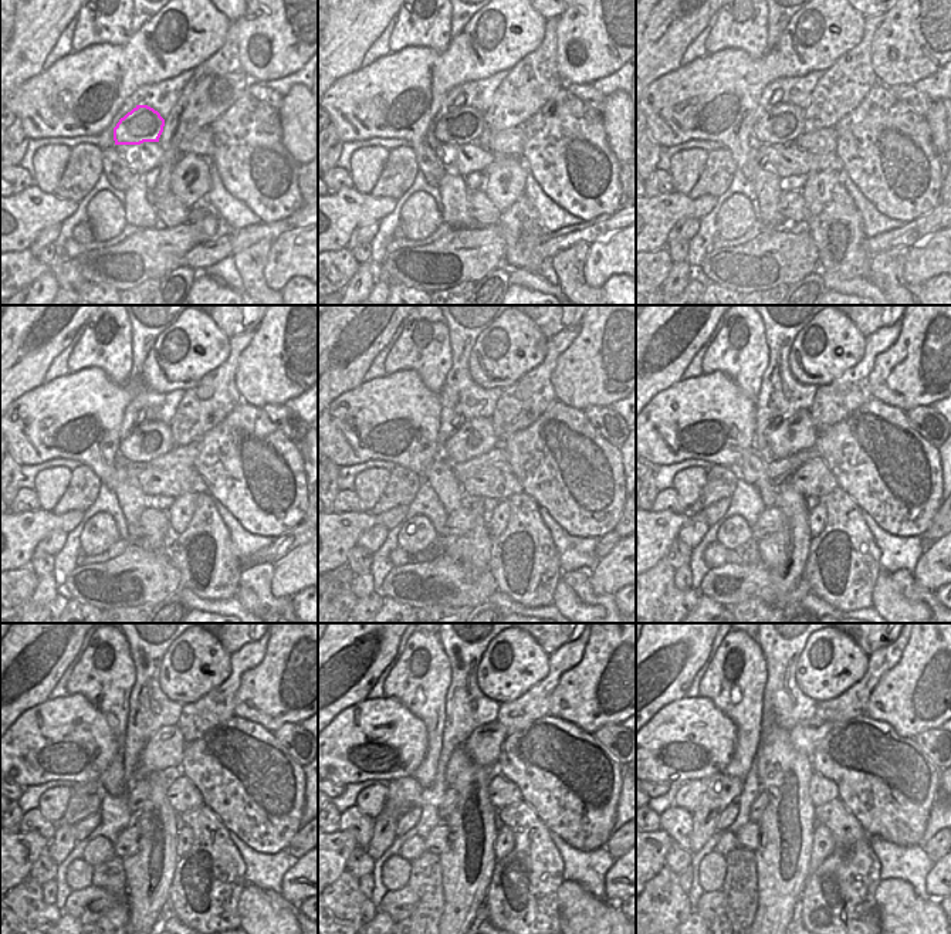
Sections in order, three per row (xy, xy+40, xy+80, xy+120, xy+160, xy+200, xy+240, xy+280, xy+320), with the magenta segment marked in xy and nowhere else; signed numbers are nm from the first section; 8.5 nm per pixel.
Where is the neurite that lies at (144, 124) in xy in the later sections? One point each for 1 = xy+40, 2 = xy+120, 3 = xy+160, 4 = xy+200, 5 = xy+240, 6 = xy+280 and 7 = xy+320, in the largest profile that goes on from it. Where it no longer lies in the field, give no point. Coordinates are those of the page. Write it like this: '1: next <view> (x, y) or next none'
1: next xy+40 (460, 125)
2: next xy+120 (145, 442)
3: next xy+160 (476, 436)
4: next xy+200 (798, 433)
5: next xy+240 (163, 751)
6: next xy+280 (484, 744)
7: next xy+320 (805, 735)

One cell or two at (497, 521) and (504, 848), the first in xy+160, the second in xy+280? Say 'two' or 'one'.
one

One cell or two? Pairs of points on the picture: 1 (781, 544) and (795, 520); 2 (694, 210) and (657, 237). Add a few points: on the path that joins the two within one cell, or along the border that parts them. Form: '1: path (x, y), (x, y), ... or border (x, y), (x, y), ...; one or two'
1: path (787, 538), (795, 530), (795, 525); one
2: path (683, 210), (677, 210), (662, 226); one

